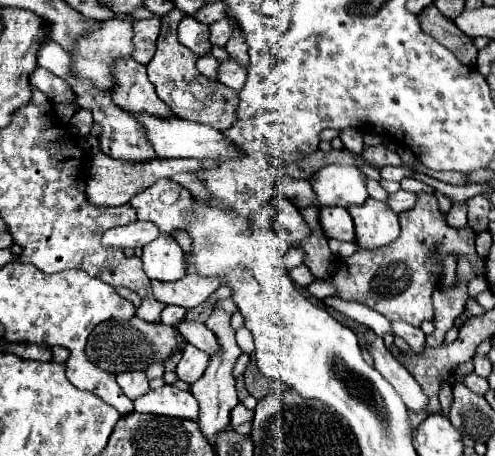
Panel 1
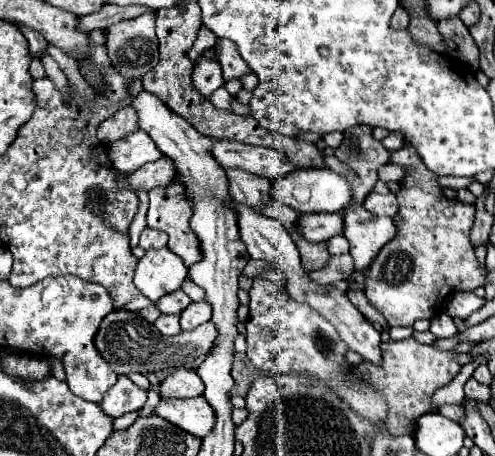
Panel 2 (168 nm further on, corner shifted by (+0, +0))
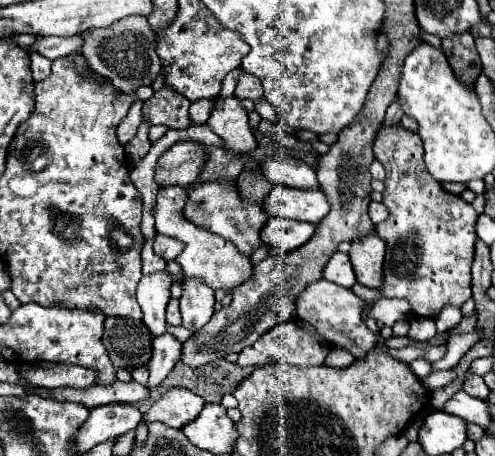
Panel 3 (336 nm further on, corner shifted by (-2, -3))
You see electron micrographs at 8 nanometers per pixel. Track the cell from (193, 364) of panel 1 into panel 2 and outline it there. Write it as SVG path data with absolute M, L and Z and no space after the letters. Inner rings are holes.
M175 370L171 372L159 388L159 396L163 400L175 398L197 398L203 394L203 380L197 376L195 370Z

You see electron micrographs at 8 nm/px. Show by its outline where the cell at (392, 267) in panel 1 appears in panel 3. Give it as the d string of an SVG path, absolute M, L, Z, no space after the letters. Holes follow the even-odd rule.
M381 127L379 135L373 145L375 159L385 167L385 191L383 203L389 209L387 221L379 223L375 229L379 235L385 235L389 241L387 255L385 255L385 281L381 293L385 297L405 299L411 305L411 311L419 317L437 317L445 305L461 307L471 297L471 263L473 263L473 249L475 249L475 223L477 213L471 203L465 203L461 197L443 191L441 183L429 175L423 163L423 143L417 133L397 127Z

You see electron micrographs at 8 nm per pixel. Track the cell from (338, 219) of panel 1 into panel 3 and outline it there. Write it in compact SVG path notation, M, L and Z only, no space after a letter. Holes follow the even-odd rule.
M271 217L261 231L261 241L277 247L281 253L291 253L305 245L315 235L315 229L315 223Z

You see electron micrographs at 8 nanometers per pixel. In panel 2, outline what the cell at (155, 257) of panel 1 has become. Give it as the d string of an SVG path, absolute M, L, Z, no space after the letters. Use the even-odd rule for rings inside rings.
M169 248L149 250L135 270L135 286L153 304L157 304L161 296L179 290L185 278L187 268L183 260Z

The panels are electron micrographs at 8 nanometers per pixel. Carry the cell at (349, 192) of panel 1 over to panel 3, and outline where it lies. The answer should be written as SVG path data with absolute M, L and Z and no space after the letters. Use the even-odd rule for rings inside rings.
M275 185L265 197L263 209L275 217L319 223L329 213L331 205L321 187L291 189L287 185Z

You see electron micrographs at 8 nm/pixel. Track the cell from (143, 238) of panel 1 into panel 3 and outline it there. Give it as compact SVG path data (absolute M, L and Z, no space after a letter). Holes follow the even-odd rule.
M155 235L155 243L153 243L153 251L163 257L165 261L173 261L181 251L183 251L183 243L179 243L173 237L165 237L165 235Z

